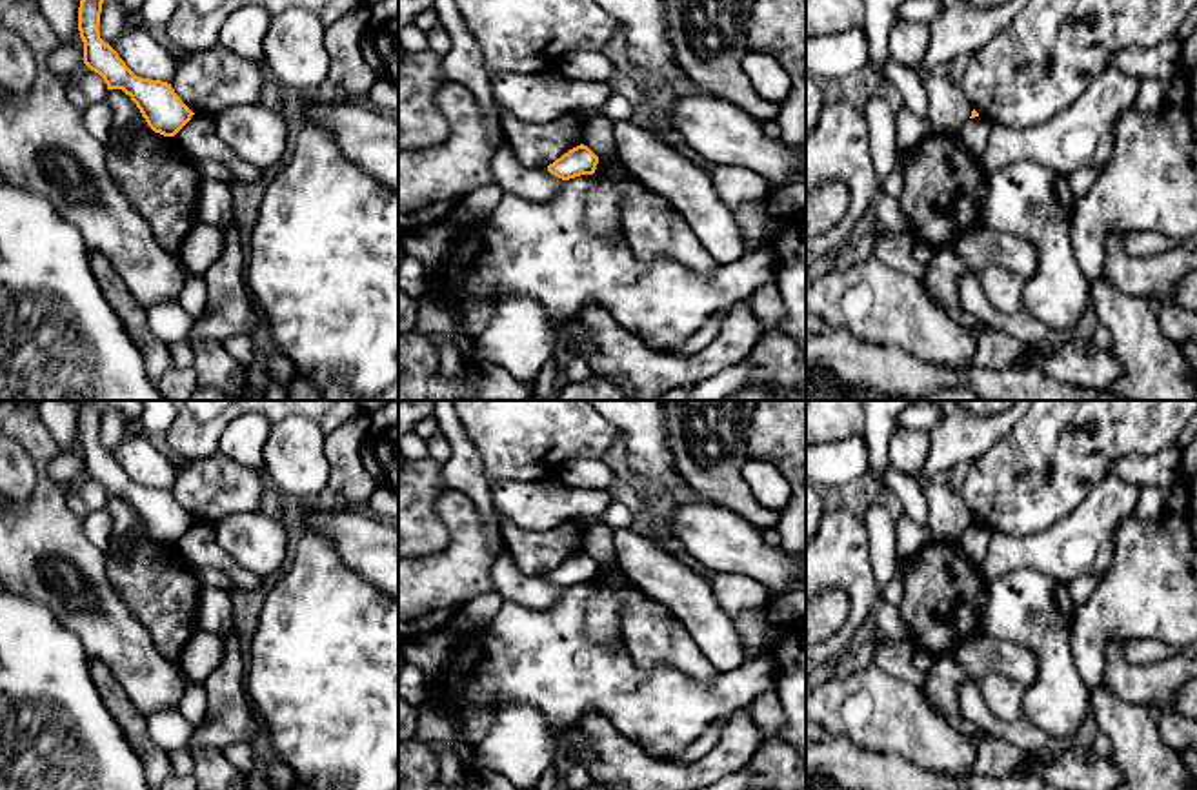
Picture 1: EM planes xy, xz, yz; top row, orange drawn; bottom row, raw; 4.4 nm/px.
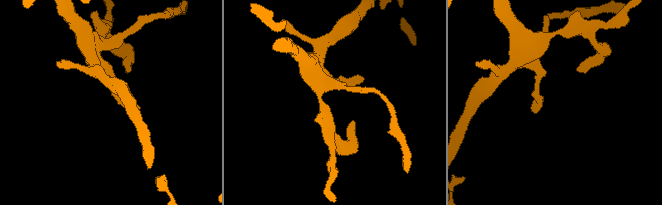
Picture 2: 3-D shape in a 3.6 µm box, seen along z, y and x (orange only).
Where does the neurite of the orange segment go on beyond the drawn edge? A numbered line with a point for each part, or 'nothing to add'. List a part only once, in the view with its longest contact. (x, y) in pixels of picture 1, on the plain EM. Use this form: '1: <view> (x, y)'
nothing to add

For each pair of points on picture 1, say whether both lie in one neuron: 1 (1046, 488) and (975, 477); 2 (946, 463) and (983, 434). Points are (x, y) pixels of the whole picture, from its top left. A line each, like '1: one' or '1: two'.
1: one
2: one

